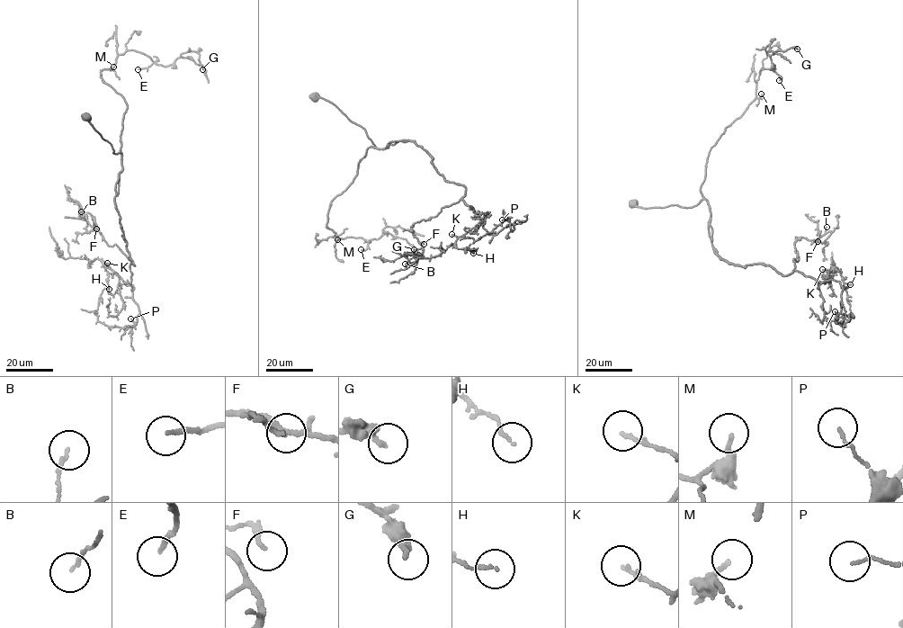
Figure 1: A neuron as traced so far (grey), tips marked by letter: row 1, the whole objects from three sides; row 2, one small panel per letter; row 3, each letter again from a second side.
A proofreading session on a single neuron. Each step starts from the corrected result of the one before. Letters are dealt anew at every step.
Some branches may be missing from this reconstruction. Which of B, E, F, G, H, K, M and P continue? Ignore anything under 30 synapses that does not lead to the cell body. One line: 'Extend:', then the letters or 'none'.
Extend: none

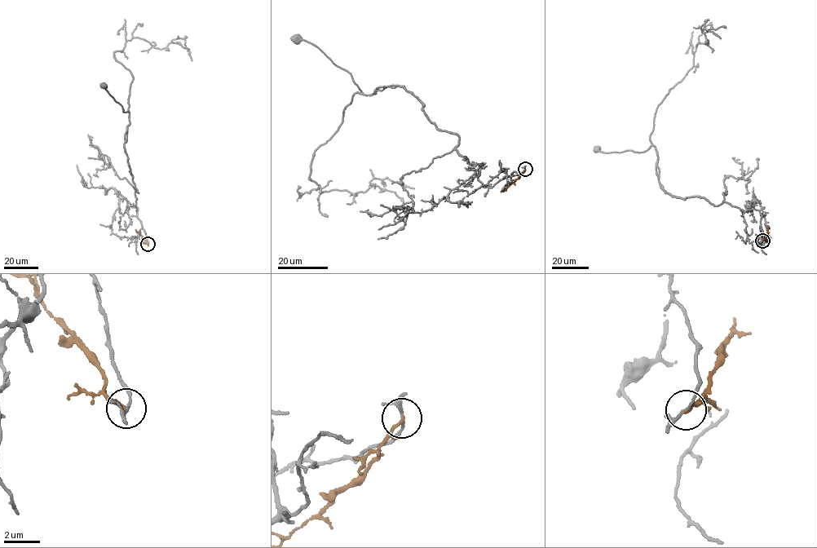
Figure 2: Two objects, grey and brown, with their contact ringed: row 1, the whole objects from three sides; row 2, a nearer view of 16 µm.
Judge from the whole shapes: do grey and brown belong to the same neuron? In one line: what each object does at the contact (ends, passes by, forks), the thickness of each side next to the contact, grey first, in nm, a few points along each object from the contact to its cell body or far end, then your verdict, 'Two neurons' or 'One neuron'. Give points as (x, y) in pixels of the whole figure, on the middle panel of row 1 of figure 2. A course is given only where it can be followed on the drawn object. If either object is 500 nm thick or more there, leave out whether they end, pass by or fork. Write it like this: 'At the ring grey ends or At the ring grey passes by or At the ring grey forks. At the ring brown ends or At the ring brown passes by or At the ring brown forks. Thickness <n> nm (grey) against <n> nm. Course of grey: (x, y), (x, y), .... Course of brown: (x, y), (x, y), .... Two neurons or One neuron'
At the ring grey forks. At the ring brown ends. Thickness 120 nm (grey) against 180 nm. Course of grey: (524, 169), (485, 187), (457, 150), (457, 135), (437, 128), (412, 94), (386, 86), (366, 95), (295, 37). Course of brown: (524, 169), (501, 192). Two neurons

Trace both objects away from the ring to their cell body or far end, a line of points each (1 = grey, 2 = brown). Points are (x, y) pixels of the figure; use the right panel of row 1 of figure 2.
1: (762, 240), (758, 210), (665, 191), (653, 146), (636, 152), (595, 149)
2: (762, 240), (769, 227)

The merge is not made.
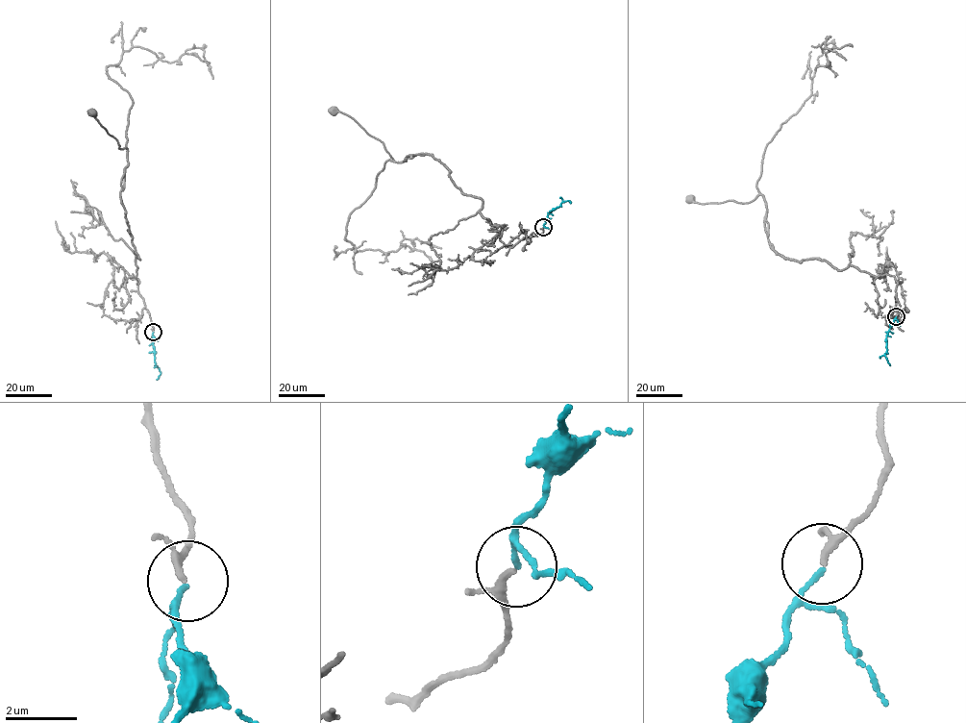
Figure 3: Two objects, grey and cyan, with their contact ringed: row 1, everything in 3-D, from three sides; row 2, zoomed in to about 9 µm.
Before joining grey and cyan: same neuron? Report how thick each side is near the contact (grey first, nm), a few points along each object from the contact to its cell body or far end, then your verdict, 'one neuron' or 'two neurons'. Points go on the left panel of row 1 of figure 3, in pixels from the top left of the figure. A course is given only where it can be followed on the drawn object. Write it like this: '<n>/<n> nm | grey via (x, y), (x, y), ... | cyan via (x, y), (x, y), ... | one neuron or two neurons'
120/130 nm | grey via (153, 332), (138, 294), (136, 256), (140, 259), (120, 197), (126, 148), (119, 148), (91, 112) | cyan via (153, 332), (154, 362), (160, 373), (157, 380) | one neuron

